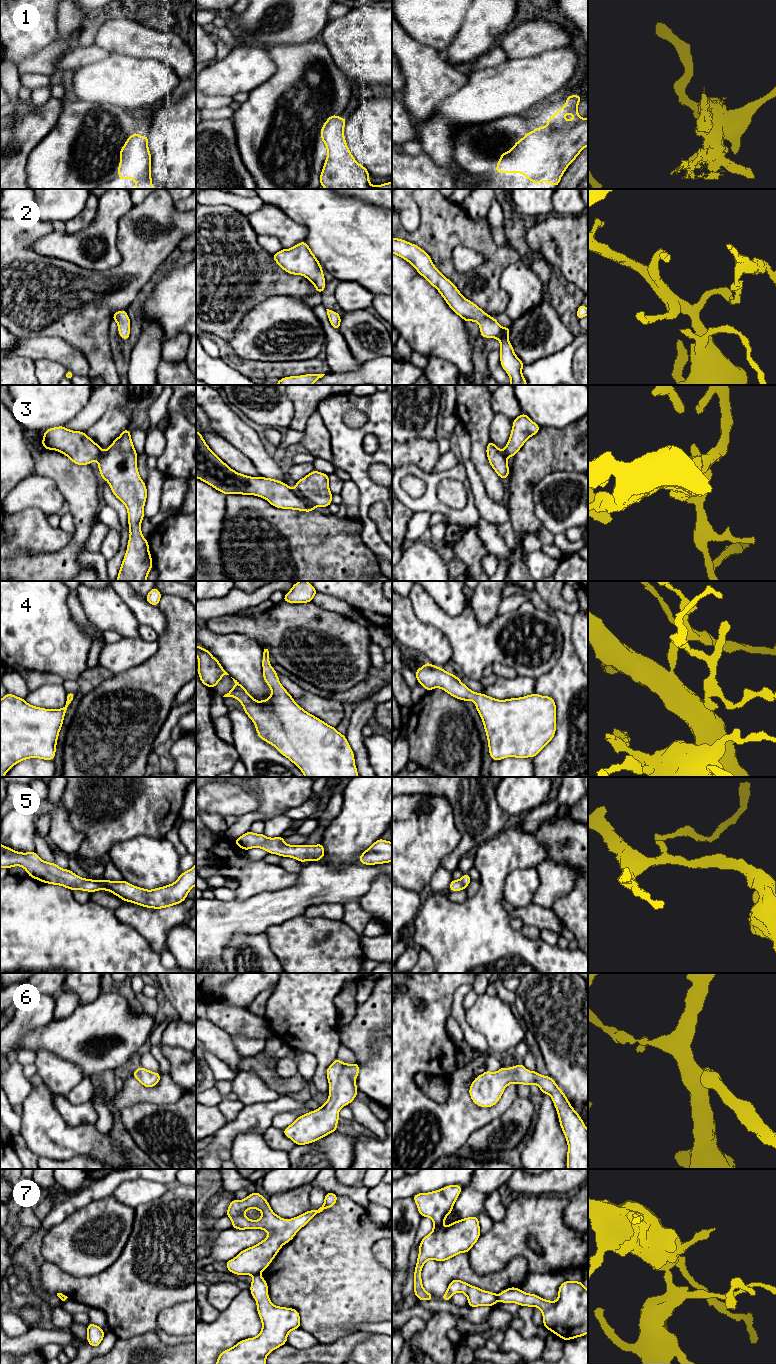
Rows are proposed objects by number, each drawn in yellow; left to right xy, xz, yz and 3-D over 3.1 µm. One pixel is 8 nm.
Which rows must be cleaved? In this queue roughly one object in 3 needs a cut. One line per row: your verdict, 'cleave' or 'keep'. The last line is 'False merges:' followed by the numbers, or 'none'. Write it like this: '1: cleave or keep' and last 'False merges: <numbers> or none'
1: cleave
2: keep
3: keep
4: keep
5: keep
6: keep
7: cleave
False merges: 1, 7

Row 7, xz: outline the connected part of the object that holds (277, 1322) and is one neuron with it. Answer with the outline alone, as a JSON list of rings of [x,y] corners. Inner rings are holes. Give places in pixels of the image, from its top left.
[[[253,1275],[249,1290],[257,1304],[261,1332],[222,1351],[216,1364],[266,1364],[268,1354],[287,1343],[290,1331],[301,1327],[298,1310],[275,1306],[270,1301],[268,1284],[263,1277]]]

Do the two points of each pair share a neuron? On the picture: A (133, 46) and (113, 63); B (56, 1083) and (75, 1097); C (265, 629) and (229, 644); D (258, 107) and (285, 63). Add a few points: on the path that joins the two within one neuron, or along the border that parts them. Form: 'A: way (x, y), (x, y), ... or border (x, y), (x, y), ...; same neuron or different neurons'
A: border (109, 52), (146, 59); different neurons
B: border (83, 1078), (65, 1095); different neurons
C: border (225, 632), (243, 633), (253, 638), (262, 647); different neurons
D: way (269, 96), (285, 80), (285, 74); same neuron

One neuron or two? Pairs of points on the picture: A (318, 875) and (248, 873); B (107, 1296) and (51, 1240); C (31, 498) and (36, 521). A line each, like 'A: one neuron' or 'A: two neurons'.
A: two neurons
B: two neurons
C: two neurons

